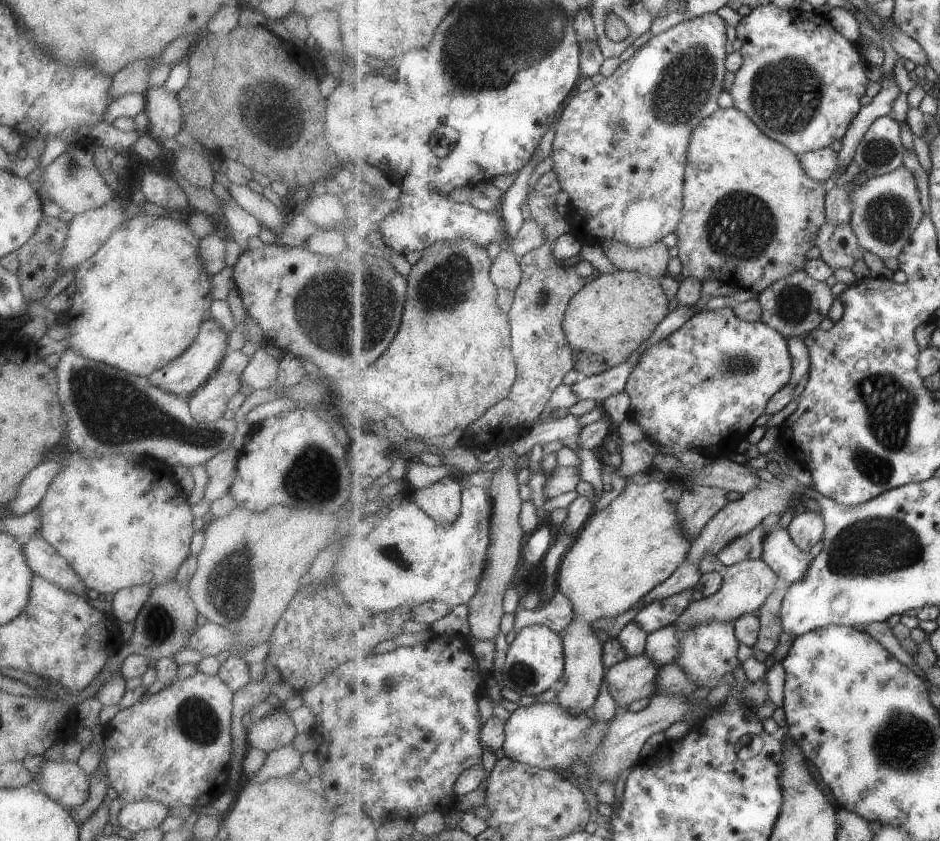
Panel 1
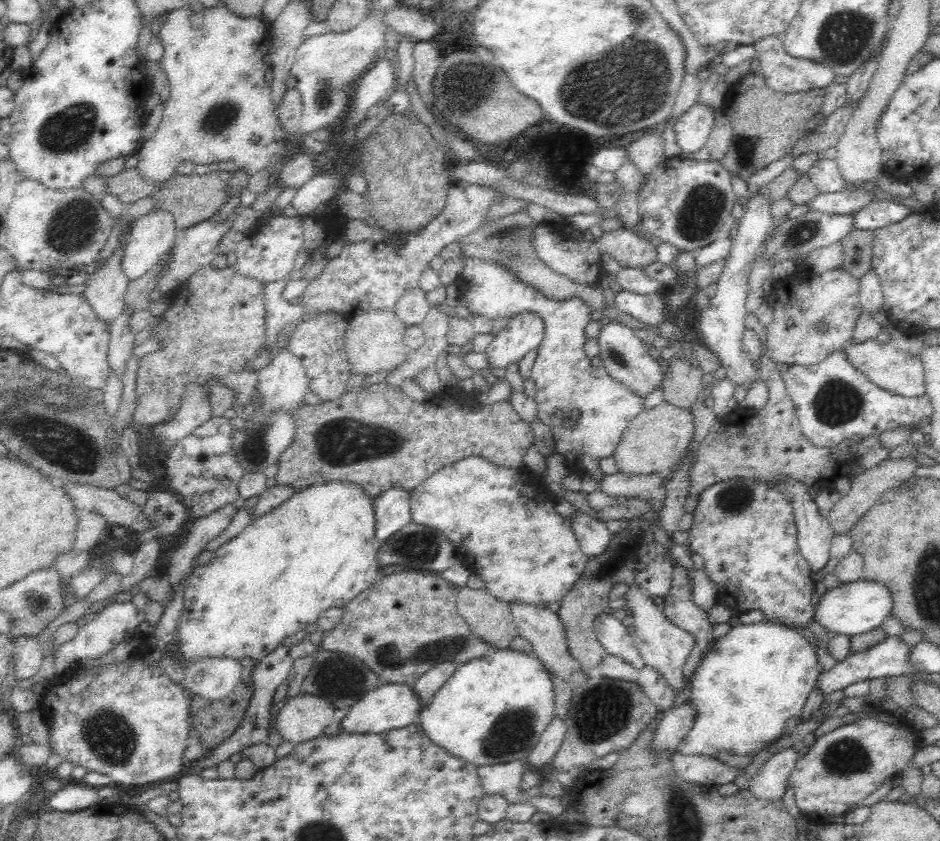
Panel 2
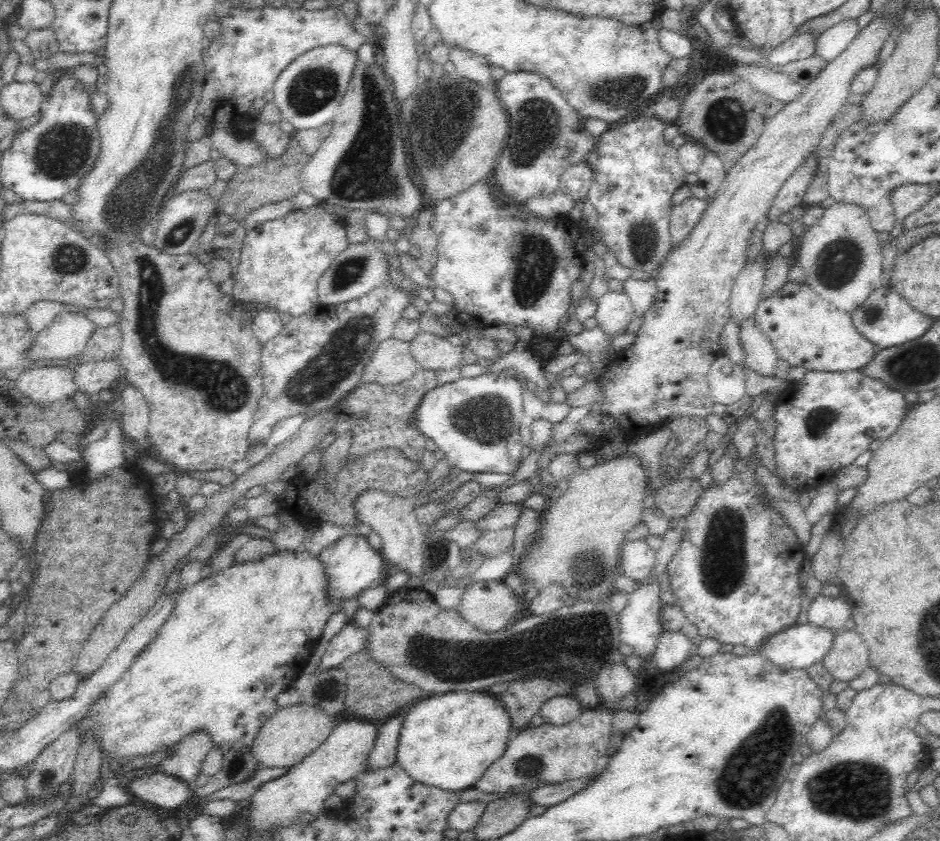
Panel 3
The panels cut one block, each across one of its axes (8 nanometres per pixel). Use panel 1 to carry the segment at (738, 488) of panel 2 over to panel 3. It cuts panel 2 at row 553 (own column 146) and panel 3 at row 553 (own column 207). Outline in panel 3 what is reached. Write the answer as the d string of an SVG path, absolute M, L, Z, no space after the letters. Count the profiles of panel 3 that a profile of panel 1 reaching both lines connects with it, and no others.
M735 462L734 471L730 480L726 485L720 487L713 486L708 491L702 491L697 499L695 506L690 514L683 518L683 536L682 542L676 554L671 558L667 566L667 576L669 578L669 586L671 592L677 600L677 606L684 613L688 623L696 626L698 636L704 638L715 638L724 644L732 644L733 646L746 647L748 650L755 649L757 646L763 645L764 639L771 634L779 633L786 630L796 623L796 618L801 611L802 595L798 589L798 573L802 568L802 563L808 554L800 541L795 537L793 530L784 522L775 510L767 504L765 500L766 494L761 493L761 486L744 463Z

